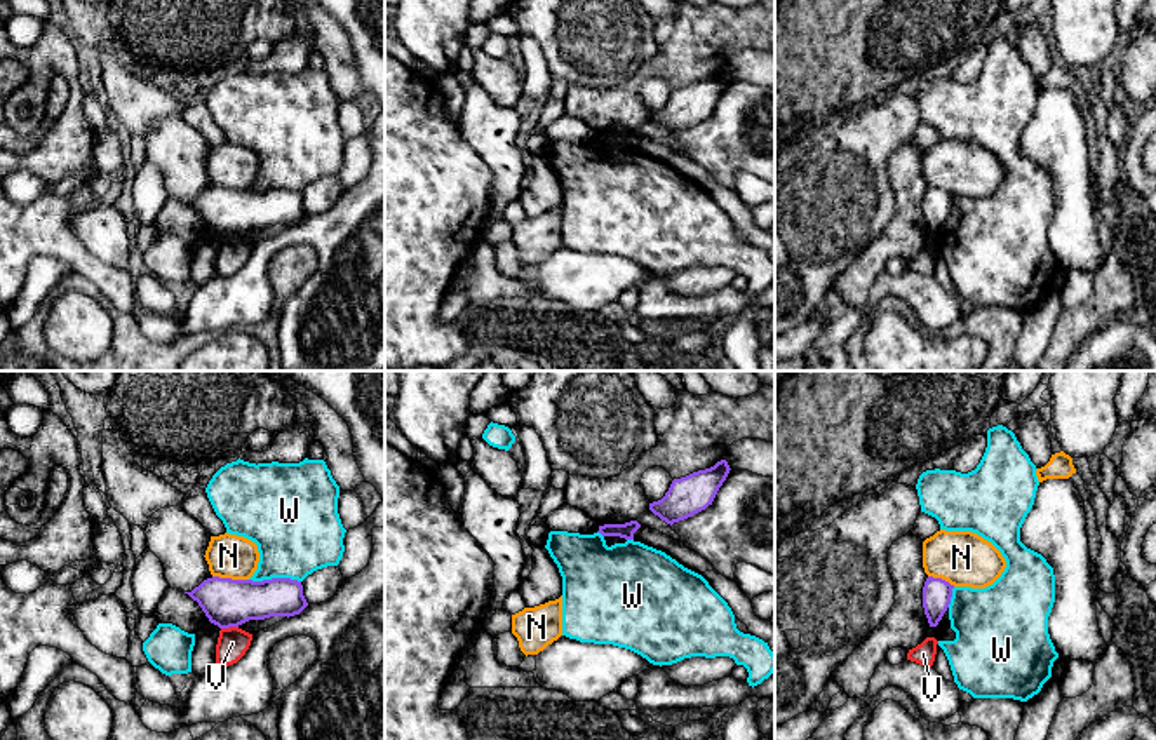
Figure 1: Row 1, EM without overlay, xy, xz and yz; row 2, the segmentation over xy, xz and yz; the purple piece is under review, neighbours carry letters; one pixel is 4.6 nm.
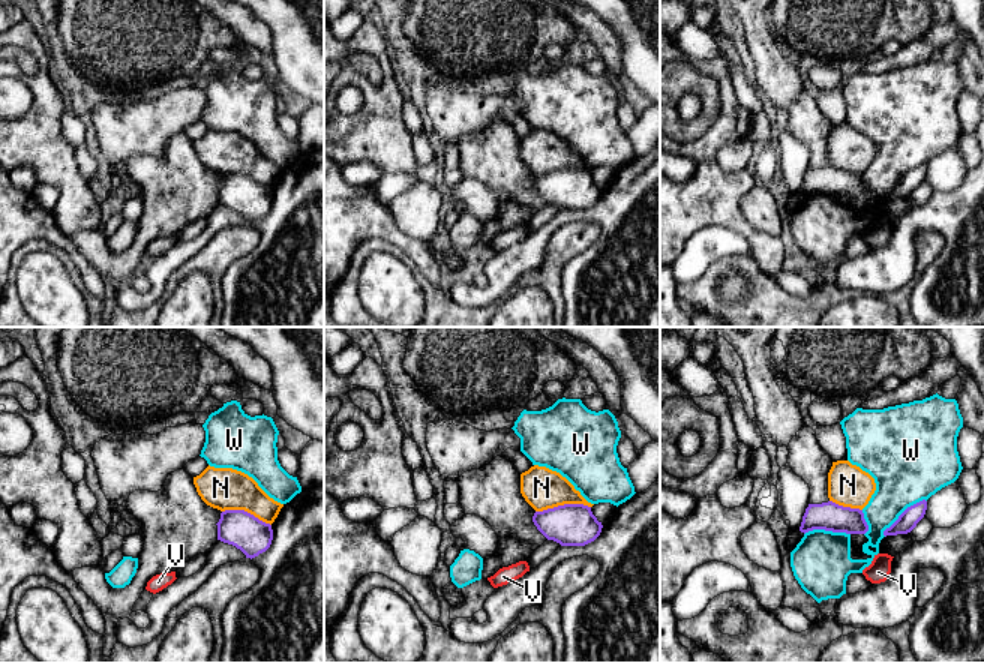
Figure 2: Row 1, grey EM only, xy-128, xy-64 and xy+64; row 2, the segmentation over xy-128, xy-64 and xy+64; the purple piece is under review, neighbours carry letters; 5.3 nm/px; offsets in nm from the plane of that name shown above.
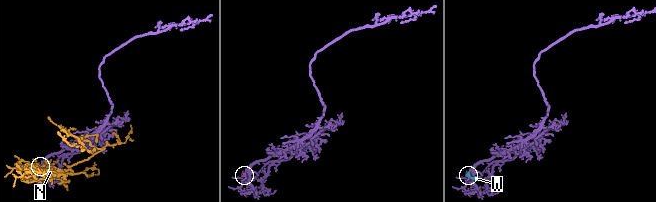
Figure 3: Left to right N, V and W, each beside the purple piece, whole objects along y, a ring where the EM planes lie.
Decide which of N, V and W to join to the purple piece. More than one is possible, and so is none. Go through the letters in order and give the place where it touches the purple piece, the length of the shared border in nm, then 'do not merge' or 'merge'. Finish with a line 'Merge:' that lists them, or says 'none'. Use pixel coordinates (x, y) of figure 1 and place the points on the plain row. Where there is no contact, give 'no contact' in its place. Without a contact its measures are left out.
N: meets purple in xy at (230, 188); contact 170 nm long; do not merge
V: meets purple in xy at (228, 237); contact 80 nm long; do not merge
W: meets purple in xy at (275, 188); contact 240 nm long; do not merge
Merge: none

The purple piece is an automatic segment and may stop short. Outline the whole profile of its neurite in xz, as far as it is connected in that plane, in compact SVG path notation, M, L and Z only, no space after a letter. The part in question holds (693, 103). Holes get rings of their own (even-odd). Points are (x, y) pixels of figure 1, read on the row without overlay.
M726 70L714 77L674 89L665 106L649 113L649 120L667 134L684 131L712 115L729 84Z

